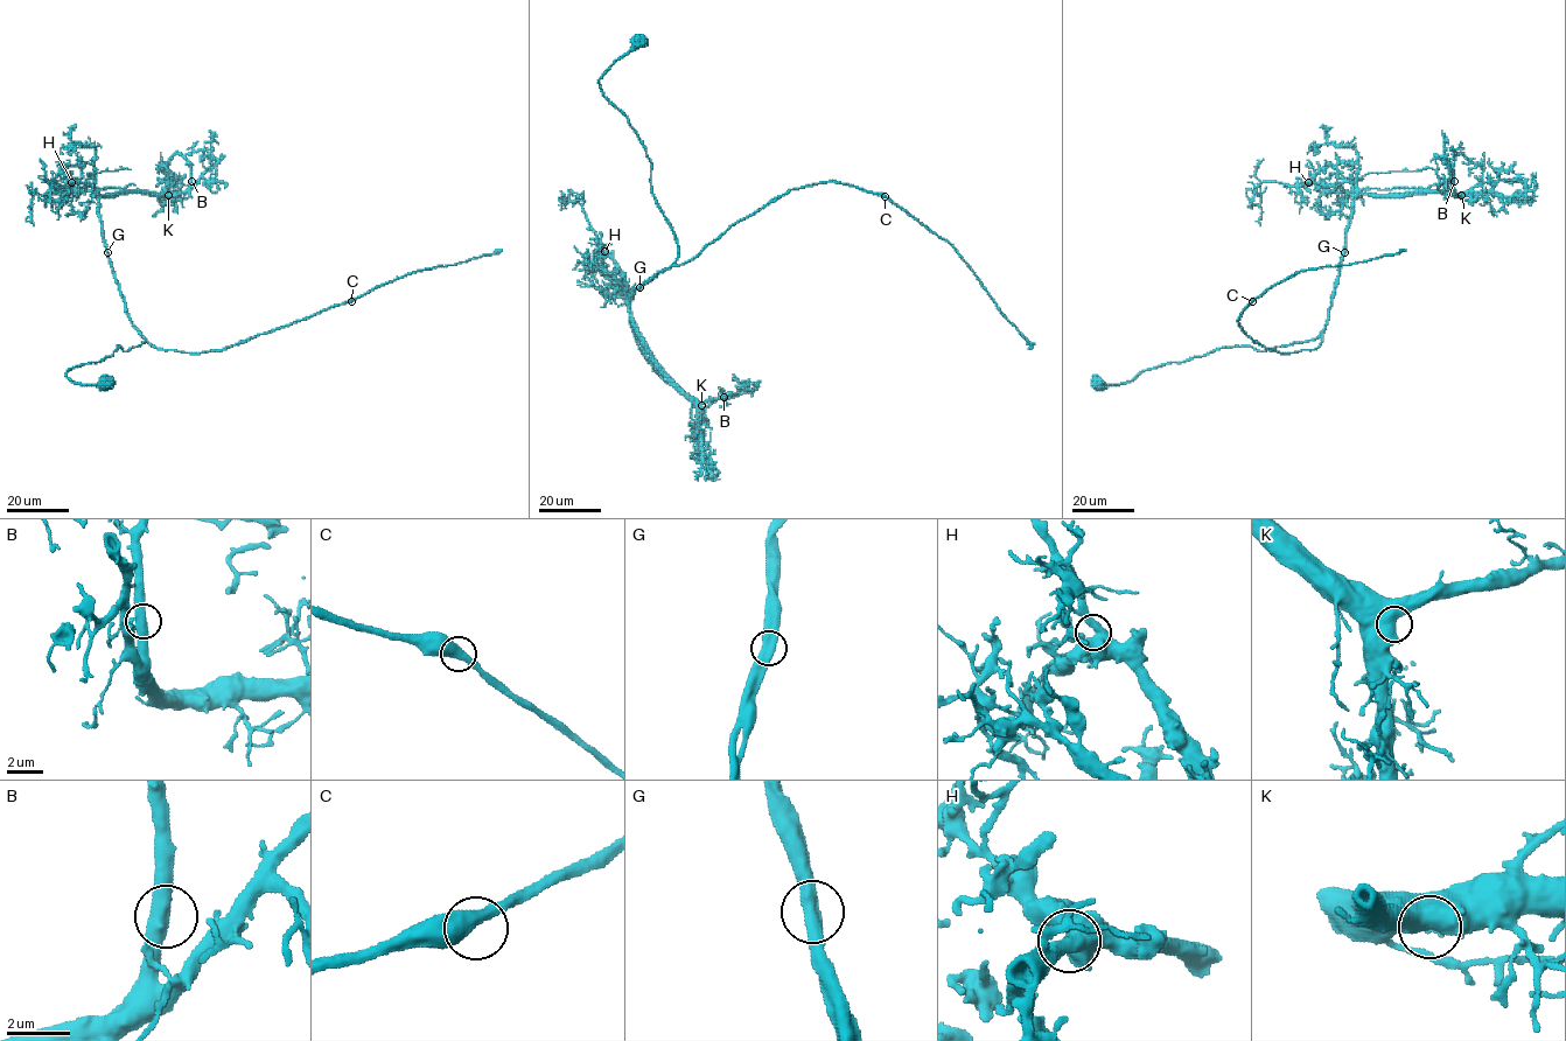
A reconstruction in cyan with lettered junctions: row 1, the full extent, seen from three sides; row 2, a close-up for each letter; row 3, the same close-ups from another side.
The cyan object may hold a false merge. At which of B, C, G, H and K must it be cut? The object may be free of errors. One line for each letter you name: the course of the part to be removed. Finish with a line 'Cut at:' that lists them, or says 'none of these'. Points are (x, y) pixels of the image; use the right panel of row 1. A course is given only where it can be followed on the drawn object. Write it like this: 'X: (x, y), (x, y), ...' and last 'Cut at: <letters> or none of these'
Cut at: none of these

